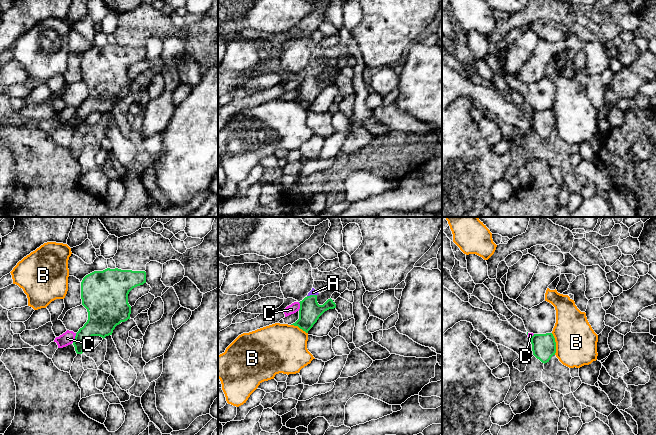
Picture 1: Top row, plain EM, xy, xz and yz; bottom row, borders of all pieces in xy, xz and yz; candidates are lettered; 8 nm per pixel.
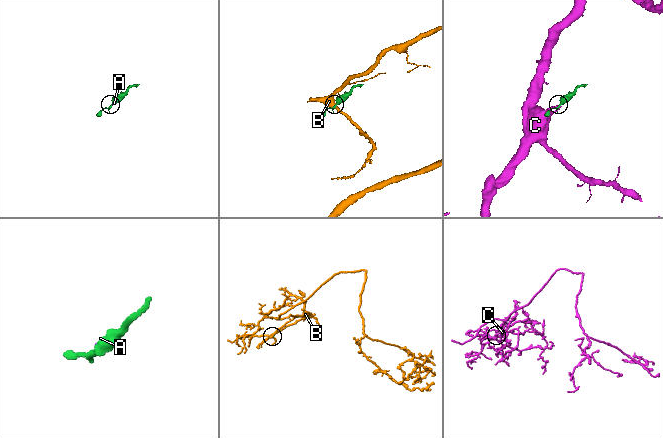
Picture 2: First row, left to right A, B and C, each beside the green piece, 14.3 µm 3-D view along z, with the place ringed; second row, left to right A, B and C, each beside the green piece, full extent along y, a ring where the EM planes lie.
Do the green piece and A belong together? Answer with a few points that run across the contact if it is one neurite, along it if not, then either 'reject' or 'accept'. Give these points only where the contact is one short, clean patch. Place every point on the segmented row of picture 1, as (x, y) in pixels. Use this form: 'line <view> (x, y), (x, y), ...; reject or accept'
line xz (316, 294), (307, 296); reject

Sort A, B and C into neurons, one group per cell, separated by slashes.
A C / B

